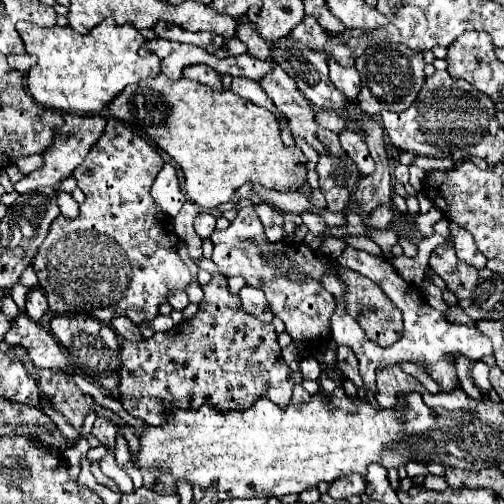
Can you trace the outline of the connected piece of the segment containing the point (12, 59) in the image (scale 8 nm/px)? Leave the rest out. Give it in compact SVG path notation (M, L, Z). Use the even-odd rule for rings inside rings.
M22 54L22 56L8 56L8 66L12 70L20 70L20 72L28 72L34 66L34 56L30 54Z

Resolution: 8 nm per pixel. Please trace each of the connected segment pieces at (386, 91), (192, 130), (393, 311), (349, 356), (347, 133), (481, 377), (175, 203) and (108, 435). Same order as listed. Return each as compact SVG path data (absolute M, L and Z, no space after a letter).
M380 42L366 48L366 52L356 60L356 68L362 80L362 88L356 96L358 106L370 116L378 116L384 110L390 110L390 112L406 110L416 100L416 94L420 92L426 80L424 66L426 62L422 52L416 52L404 44Z
M158 74L154 78L144 78L138 84L126 86L110 102L108 110L114 118L132 124L134 128L140 126L142 132L154 144L158 144L164 152L168 152L168 156L172 156L178 162L178 166L184 170L188 198L204 210L214 210L220 204L228 202L234 196L234 192L244 184L260 184L278 192L298 190L302 188L302 184L306 184L308 160L300 148L284 146L284 142L280 140L276 116L270 110L260 108L230 90L214 92L212 88L188 78L170 80Z
M342 272L342 280L346 280L346 292L348 292L348 304L346 310L365 331L366 337L374 344L390 346L402 336L402 312L392 304L392 300L372 282L364 276L358 276L356 272Z
M338 346L338 366L340 366L340 370L346 374L346 378L348 380L352 380L358 388L364 388L364 382L362 382L362 378L360 378L360 374L358 374L358 360L356 360L356 356L350 352L350 348L346 348L346 346Z
M344 128L344 130L338 134L338 138L340 138L340 144L342 144L344 152L356 162L358 170L360 170L364 176L370 174L370 172L374 172L374 160L372 160L370 152L368 152L366 140L364 140L362 134L358 134L358 132L350 130L350 128Z
M480 360L478 364L470 364L470 368L472 368L472 380L474 380L474 384L476 384L484 394L490 392L490 390L492 390L492 384L488 382L488 370L490 370L490 366Z
M166 162L158 178L154 180L152 196L162 206L162 210L172 218L180 212L182 204L186 202L186 196L182 194L180 182L178 182L178 170L172 162Z
M96 418L94 422L94 428L92 428L92 434L100 440L100 442L114 442L114 434L118 430L114 428L114 424L106 418Z

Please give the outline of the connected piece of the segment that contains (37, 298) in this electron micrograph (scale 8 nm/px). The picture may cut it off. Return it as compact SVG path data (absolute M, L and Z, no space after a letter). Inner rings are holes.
M38 288L38 290L32 290L26 298L26 314L38 322L44 314L48 312L48 302L46 302L46 294Z

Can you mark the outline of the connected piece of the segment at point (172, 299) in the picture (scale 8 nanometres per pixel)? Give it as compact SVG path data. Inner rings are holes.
M170 290L168 294L168 304L174 308L174 310L184 310L188 306L188 296L184 290Z

